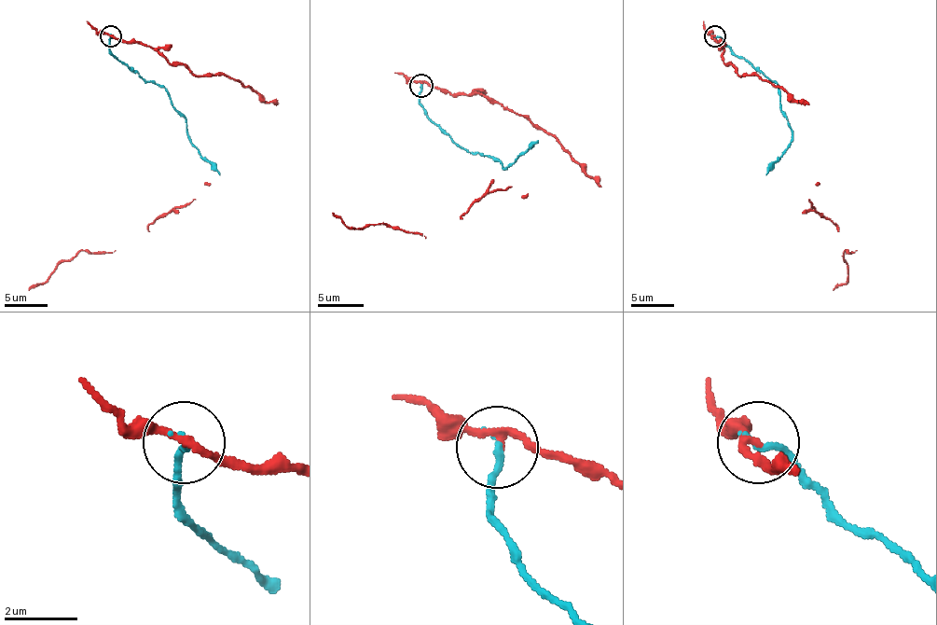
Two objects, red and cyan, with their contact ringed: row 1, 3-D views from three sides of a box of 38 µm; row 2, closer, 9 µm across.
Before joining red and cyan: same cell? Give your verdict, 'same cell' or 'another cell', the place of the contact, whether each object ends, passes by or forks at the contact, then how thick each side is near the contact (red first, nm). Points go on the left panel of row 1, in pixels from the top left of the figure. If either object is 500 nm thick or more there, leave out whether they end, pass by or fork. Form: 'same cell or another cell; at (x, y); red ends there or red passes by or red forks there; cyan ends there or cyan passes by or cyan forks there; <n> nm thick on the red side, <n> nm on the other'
another cell; at (111, 36); red passes by; cyan ends there; 180 nm thick on the red side, 190 nm on the other

